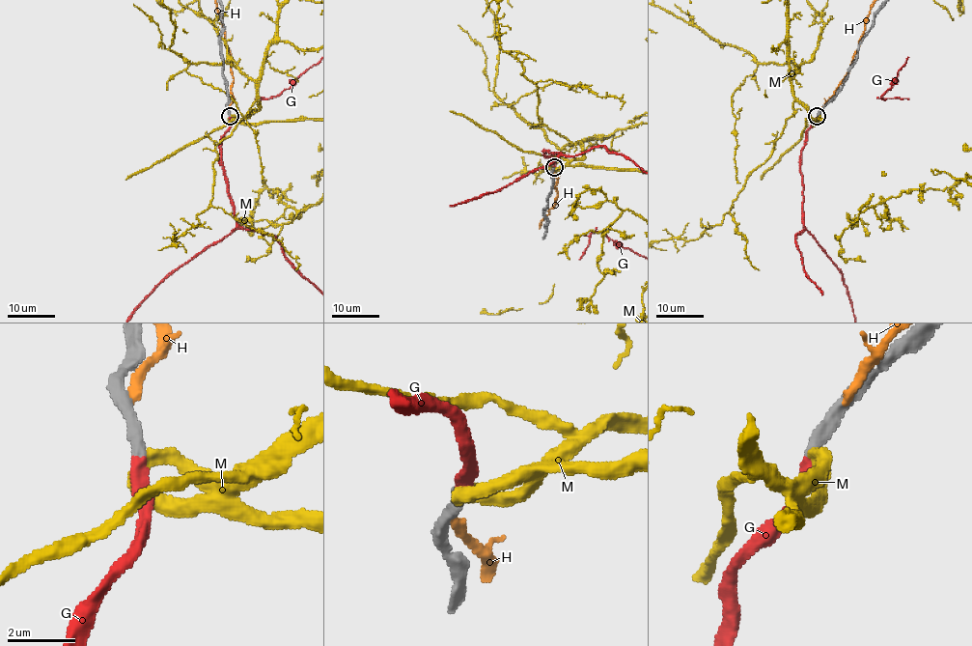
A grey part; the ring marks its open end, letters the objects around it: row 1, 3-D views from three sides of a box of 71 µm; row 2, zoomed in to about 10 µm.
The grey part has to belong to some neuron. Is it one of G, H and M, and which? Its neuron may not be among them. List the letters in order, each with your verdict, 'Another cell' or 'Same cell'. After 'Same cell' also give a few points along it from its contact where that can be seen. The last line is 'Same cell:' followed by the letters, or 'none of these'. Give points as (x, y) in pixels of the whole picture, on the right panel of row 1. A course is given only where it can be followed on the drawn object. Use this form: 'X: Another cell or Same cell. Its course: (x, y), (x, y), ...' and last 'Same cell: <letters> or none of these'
G: Same cell
H: Another cell
M: Another cell
Same cell: G

